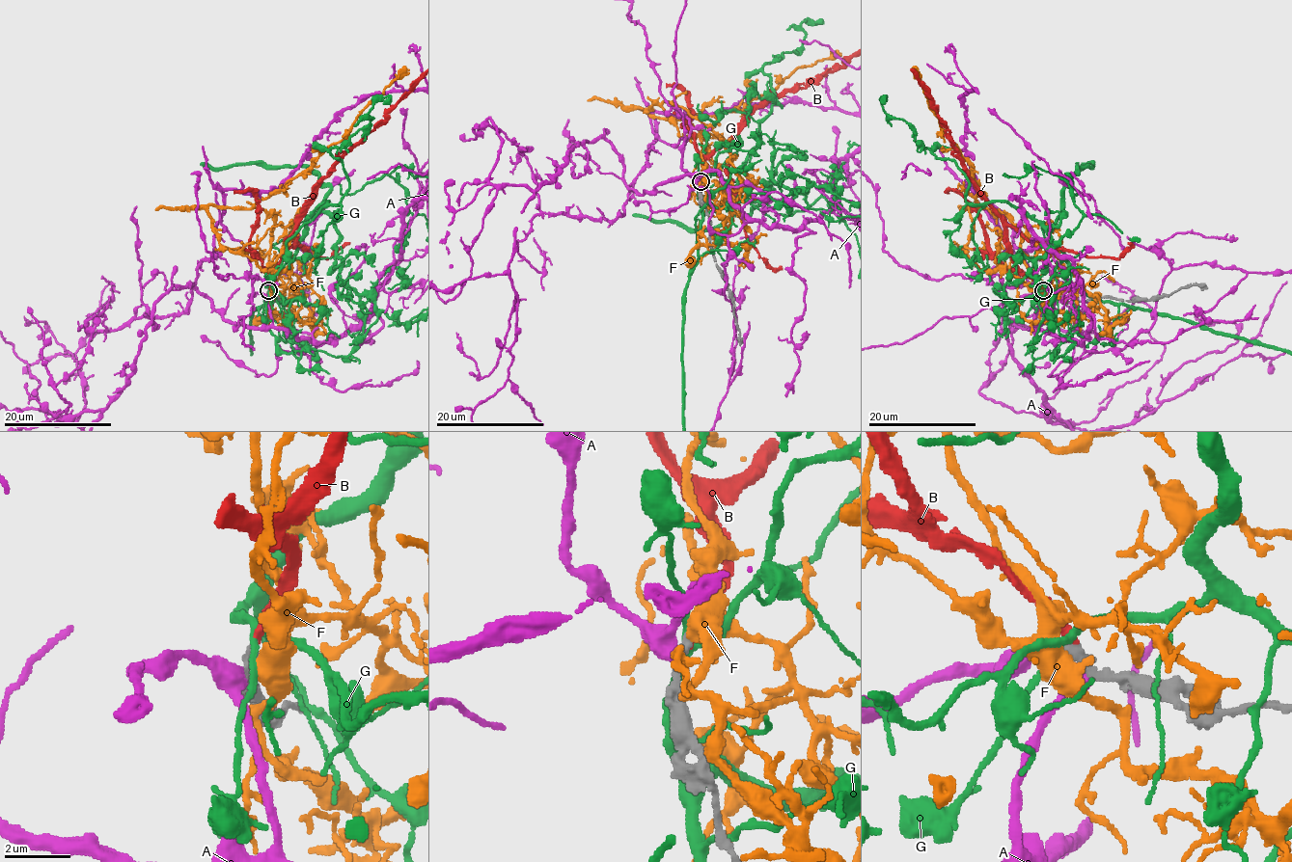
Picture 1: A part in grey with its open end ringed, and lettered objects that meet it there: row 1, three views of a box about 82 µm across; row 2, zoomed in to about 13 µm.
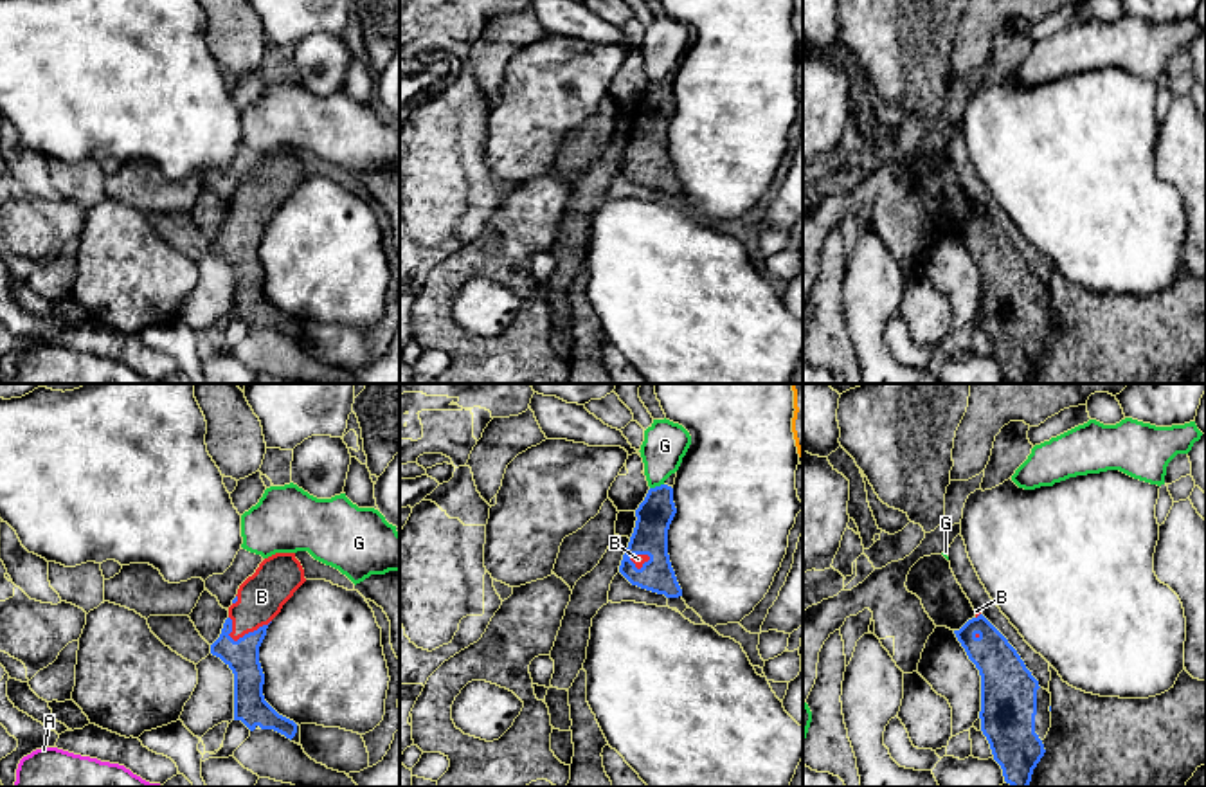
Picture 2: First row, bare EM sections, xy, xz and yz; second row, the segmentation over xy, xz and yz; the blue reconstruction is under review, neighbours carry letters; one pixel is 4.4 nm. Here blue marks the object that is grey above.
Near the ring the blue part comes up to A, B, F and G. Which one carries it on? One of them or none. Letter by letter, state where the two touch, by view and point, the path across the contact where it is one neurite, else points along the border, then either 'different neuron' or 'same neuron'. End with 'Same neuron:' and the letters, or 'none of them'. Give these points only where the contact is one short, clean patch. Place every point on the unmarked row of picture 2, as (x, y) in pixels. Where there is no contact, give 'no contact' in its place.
A: no contact | different neuron
B: xy (249, 229) | same neuron
F: no contact | different neuron
G: xz (656, 83) | along xz (663, 80), (650, 85) | different neuron
Same neuron: B

